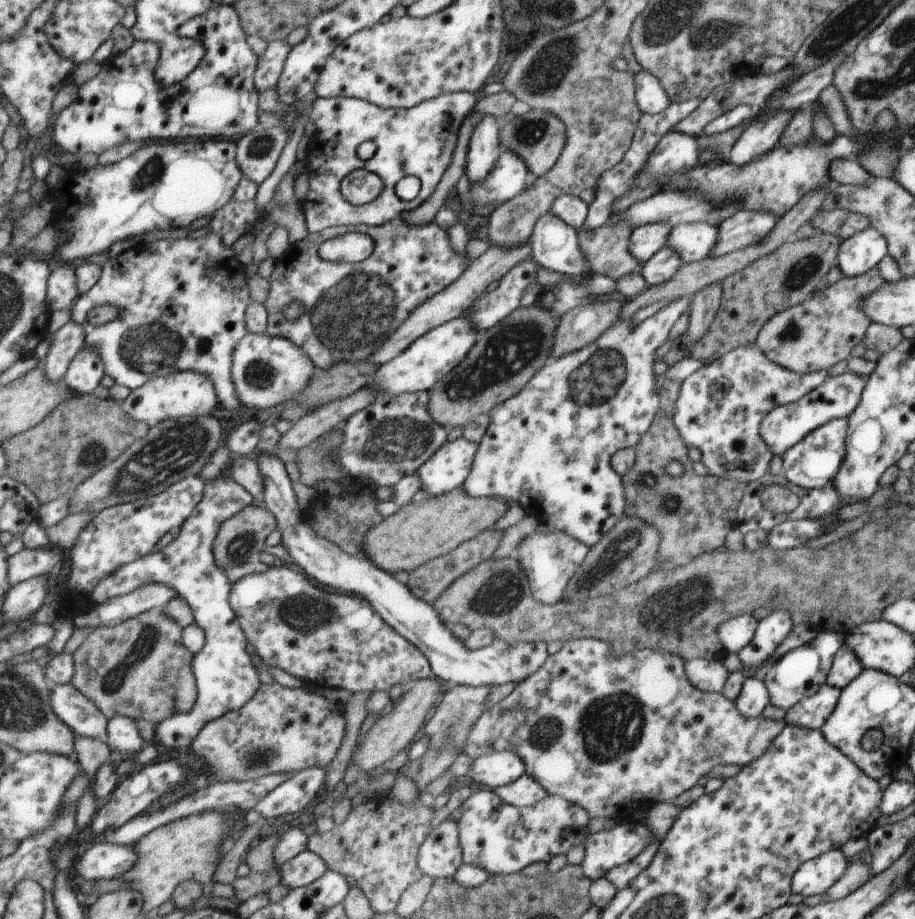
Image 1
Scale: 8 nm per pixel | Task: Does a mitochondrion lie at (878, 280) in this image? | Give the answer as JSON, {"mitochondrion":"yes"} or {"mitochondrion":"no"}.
{"mitochondrion":"no"}

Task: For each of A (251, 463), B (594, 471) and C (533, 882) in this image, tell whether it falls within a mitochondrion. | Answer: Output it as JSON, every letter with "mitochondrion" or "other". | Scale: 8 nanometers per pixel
{"A":"other","B":"other","C":"other"}

